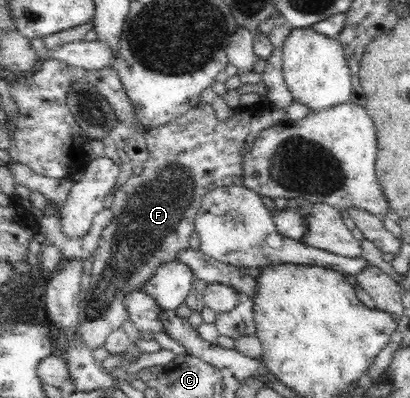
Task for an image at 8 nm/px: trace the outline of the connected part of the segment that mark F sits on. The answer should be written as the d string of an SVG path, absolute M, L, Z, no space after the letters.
M268 101L265 104L259 102L250 107L235 108L234 111L237 115L221 121L217 118L212 104L197 103L167 124L143 131L149 158L144 162L140 174L132 175L113 196L113 204L110 208L113 217L109 226L103 228L99 236L87 300L79 304L80 316L77 322L79 326L67 334L62 334L58 328L52 327L55 353L64 356L66 348L70 347L73 339L91 349L104 348L110 332L129 326L130 315L124 304L127 294L139 291L141 286L153 276L157 266L175 261L181 250L190 248L189 240L196 230L194 220L201 209L205 194L217 188L242 186L245 158L241 155L241 150L251 146L261 130L273 124L289 122L285 108L273 108Z

